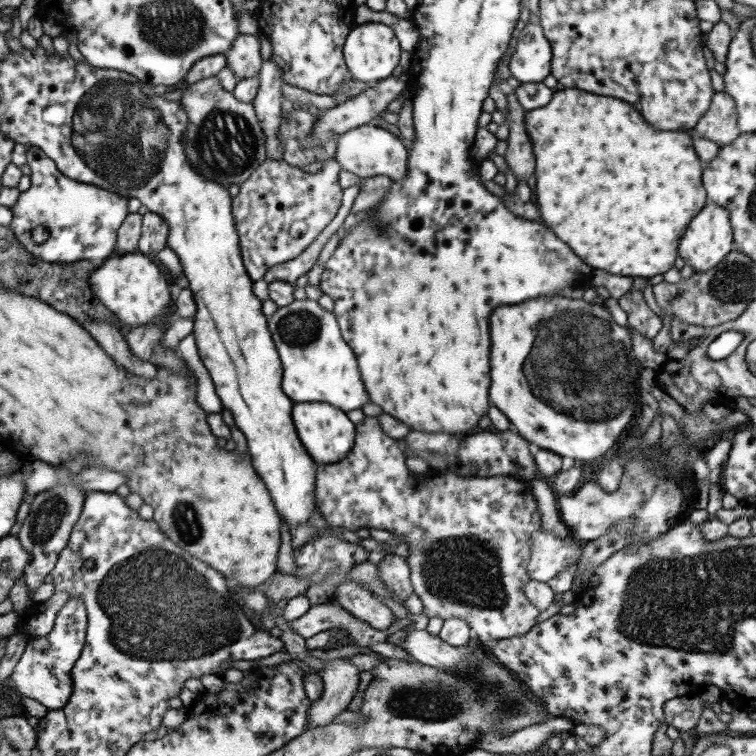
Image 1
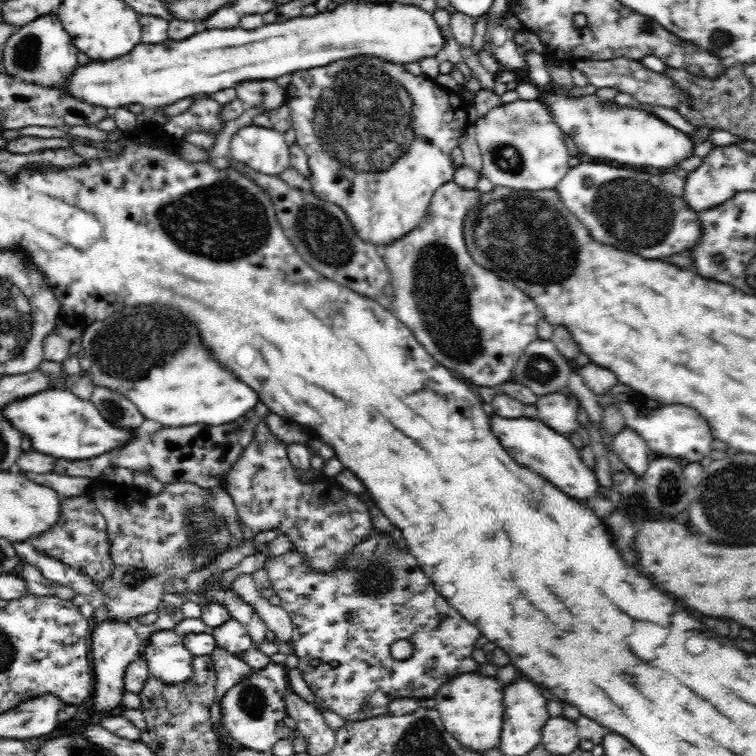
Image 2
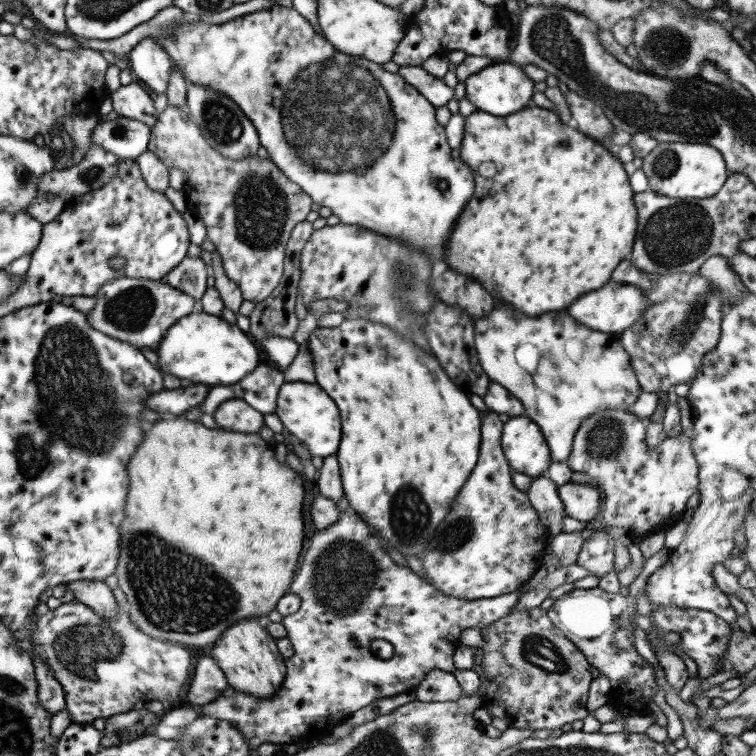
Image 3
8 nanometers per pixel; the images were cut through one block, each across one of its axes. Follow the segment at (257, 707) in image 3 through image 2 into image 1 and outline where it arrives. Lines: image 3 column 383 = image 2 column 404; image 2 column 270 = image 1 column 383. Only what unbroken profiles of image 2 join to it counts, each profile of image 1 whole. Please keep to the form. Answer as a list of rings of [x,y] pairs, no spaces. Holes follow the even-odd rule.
[[[385,554],[377,564],[379,578],[383,580],[383,586],[399,596],[401,600],[407,600],[413,594],[413,586],[409,580],[409,564],[401,556],[389,556]]]

